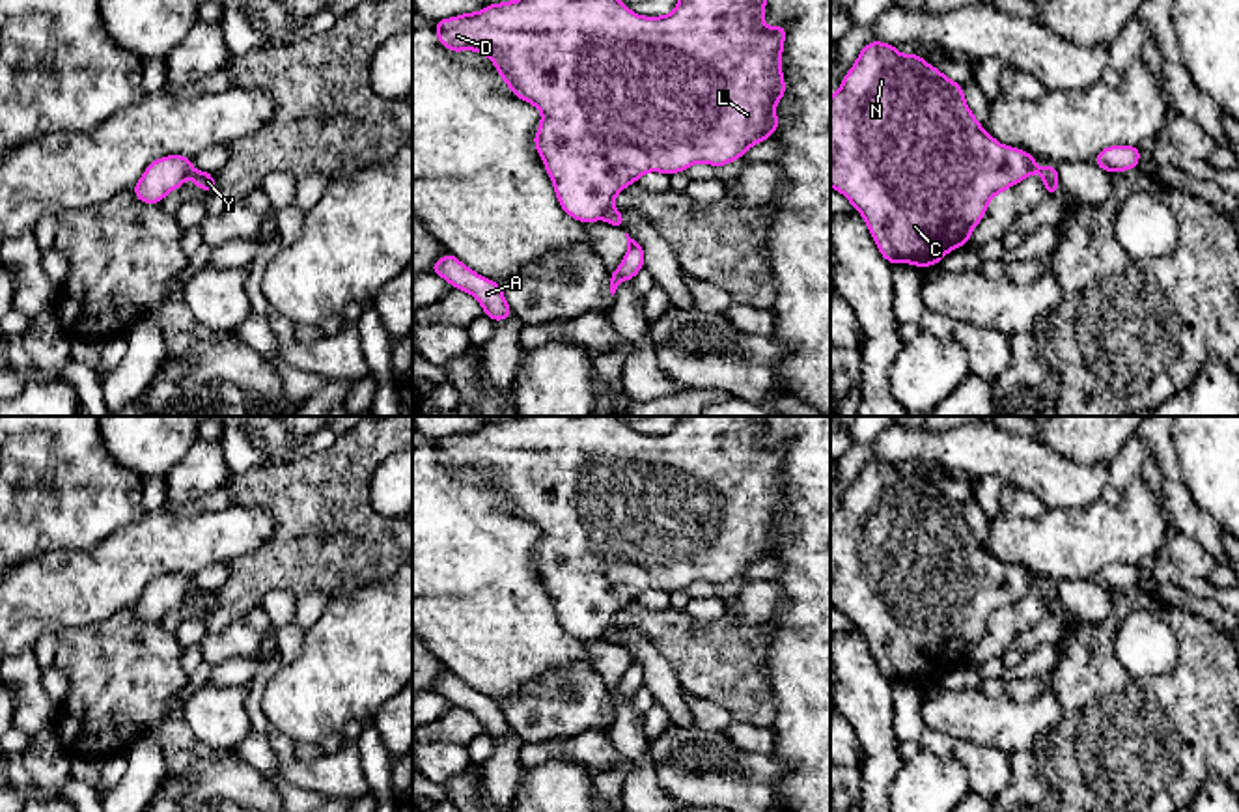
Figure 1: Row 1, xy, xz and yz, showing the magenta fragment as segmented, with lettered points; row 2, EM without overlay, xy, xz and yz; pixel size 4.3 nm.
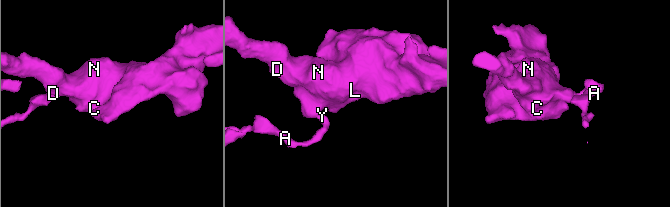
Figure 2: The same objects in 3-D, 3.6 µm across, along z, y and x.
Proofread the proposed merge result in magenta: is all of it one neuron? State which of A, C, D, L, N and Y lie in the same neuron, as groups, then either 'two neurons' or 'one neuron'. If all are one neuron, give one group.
groups A Y / C D L N; two neurons

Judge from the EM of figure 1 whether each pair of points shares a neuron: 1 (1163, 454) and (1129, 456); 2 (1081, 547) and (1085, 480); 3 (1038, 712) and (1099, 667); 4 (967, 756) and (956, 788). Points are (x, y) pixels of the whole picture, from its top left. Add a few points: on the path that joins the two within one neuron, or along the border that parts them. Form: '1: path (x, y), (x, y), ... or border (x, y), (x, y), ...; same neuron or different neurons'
1: border (1135, 435), (1152, 452); different neurons
2: border (1101, 497), (1077, 508), (1047, 508); different neurons
3: border (1049, 689), (1060, 708), (1060, 721), (1036, 738); different neurons
4: border (952, 756), (961, 764), (971, 792); different neurons

